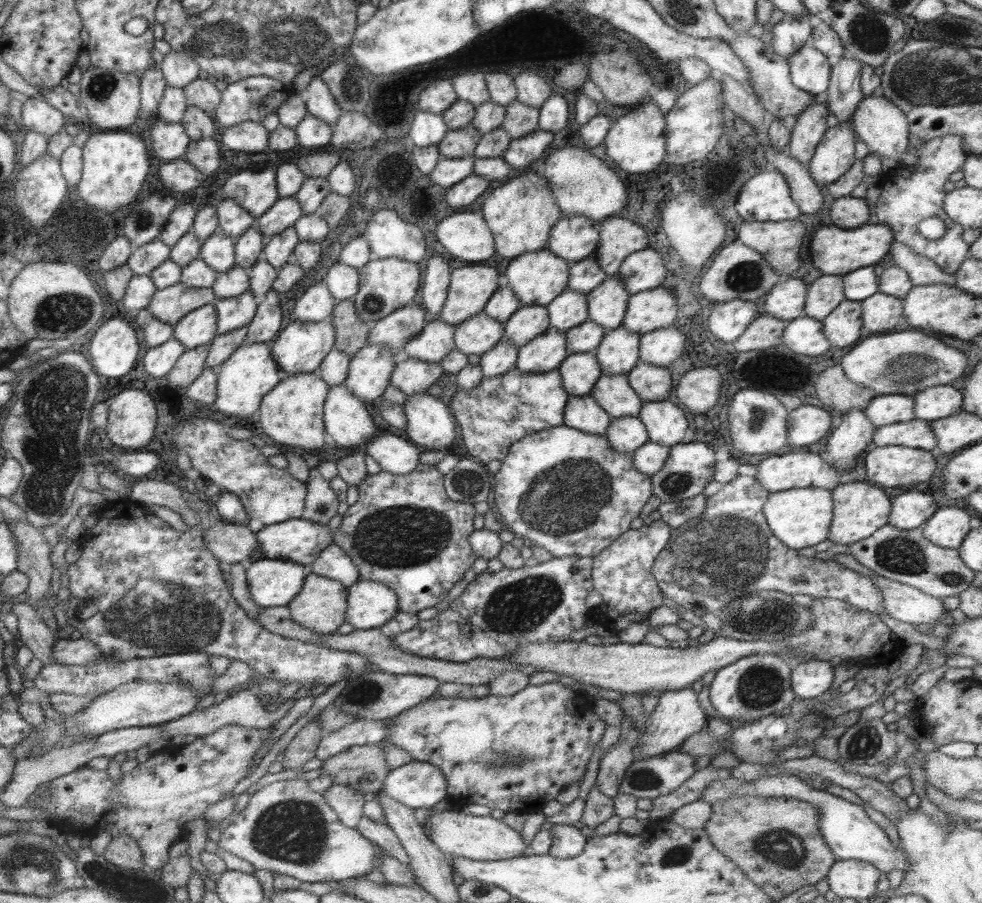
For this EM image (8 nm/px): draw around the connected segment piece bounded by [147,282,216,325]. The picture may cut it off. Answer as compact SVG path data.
M178 282L174 286L157 290L147 308L162 322L175 325L195 308L213 303L215 300L212 288L190 288Z

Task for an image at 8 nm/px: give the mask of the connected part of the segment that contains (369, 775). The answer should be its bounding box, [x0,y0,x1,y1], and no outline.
[320,745,390,795]

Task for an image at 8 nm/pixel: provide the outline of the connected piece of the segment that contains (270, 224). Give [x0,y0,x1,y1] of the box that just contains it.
[256,196,303,239]

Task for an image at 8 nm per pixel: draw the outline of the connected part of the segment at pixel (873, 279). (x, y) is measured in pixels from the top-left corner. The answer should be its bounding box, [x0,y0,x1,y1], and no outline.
[843,268,879,301]

